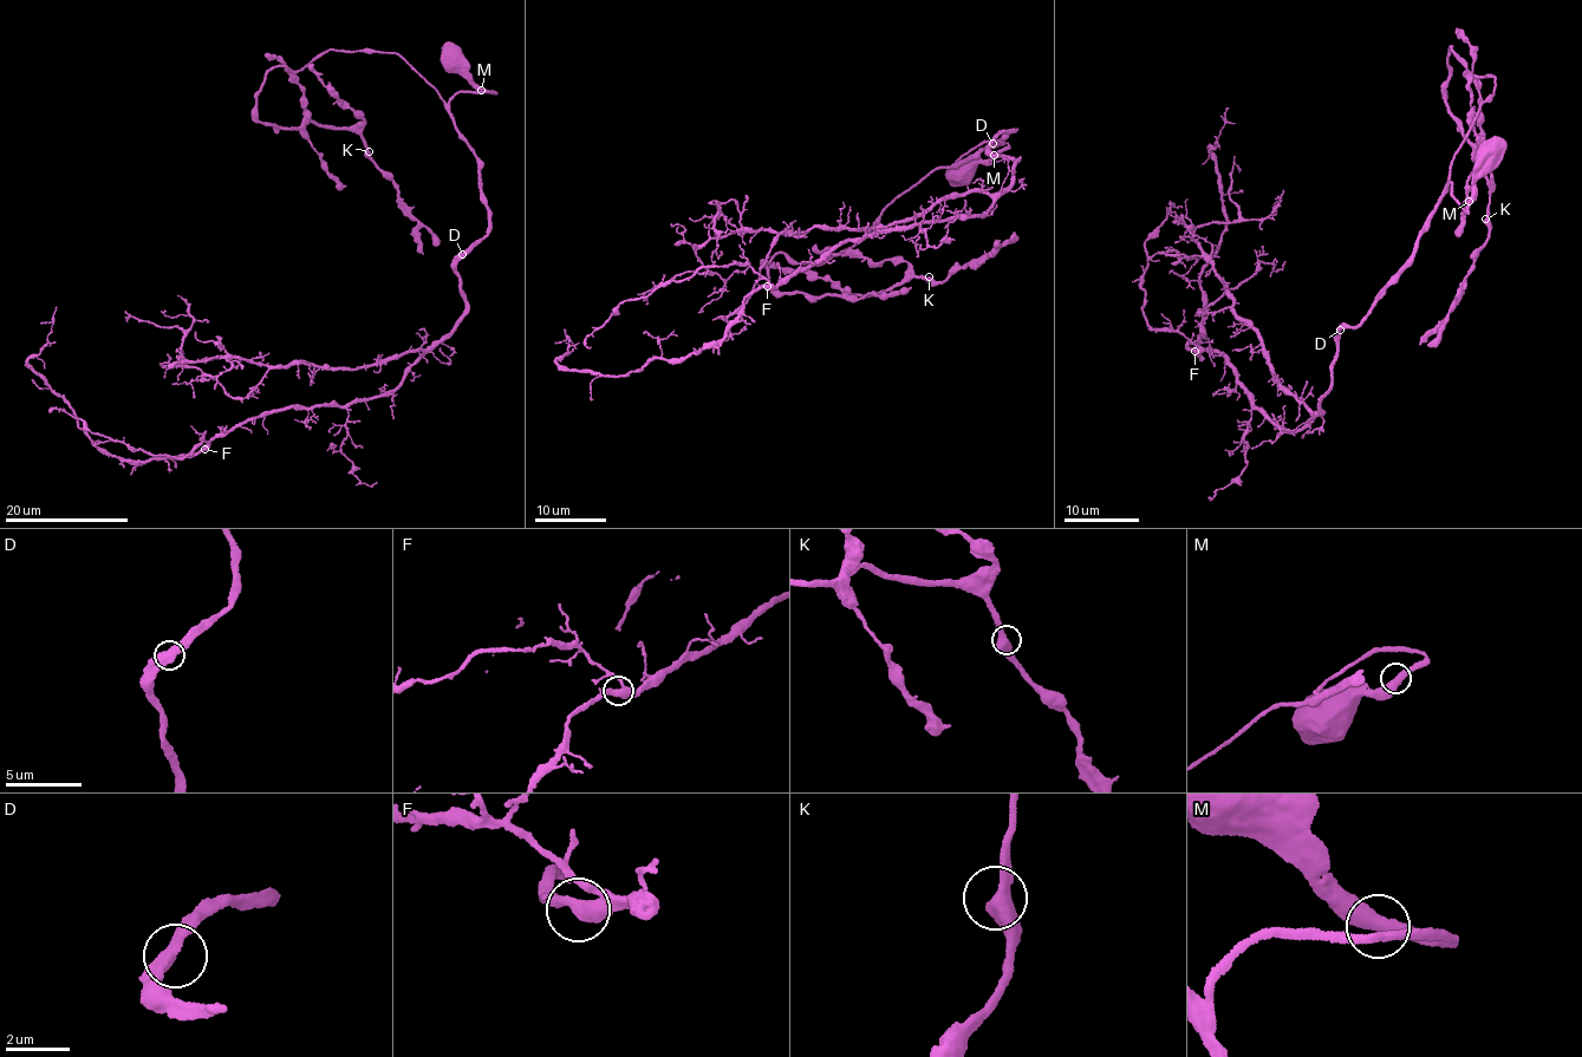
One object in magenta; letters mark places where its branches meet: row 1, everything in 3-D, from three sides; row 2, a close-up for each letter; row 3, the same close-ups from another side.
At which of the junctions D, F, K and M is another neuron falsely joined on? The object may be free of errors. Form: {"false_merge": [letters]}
{"false_merge": []}

